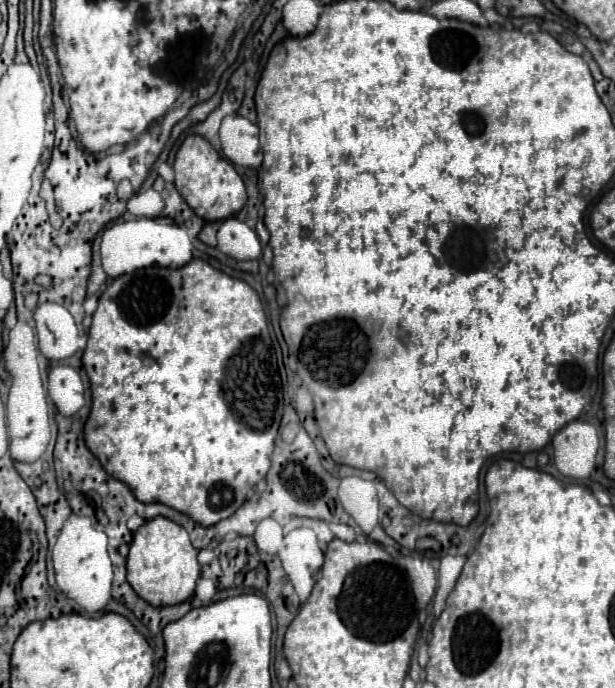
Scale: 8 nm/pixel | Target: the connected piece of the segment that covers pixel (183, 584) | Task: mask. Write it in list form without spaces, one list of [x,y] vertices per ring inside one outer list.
[[[156,516],[134,532],[128,552],[128,582],[136,594],[154,608],[182,604],[194,594],[196,580],[200,578],[196,554],[198,550],[192,546],[188,532],[180,524],[164,516]]]

